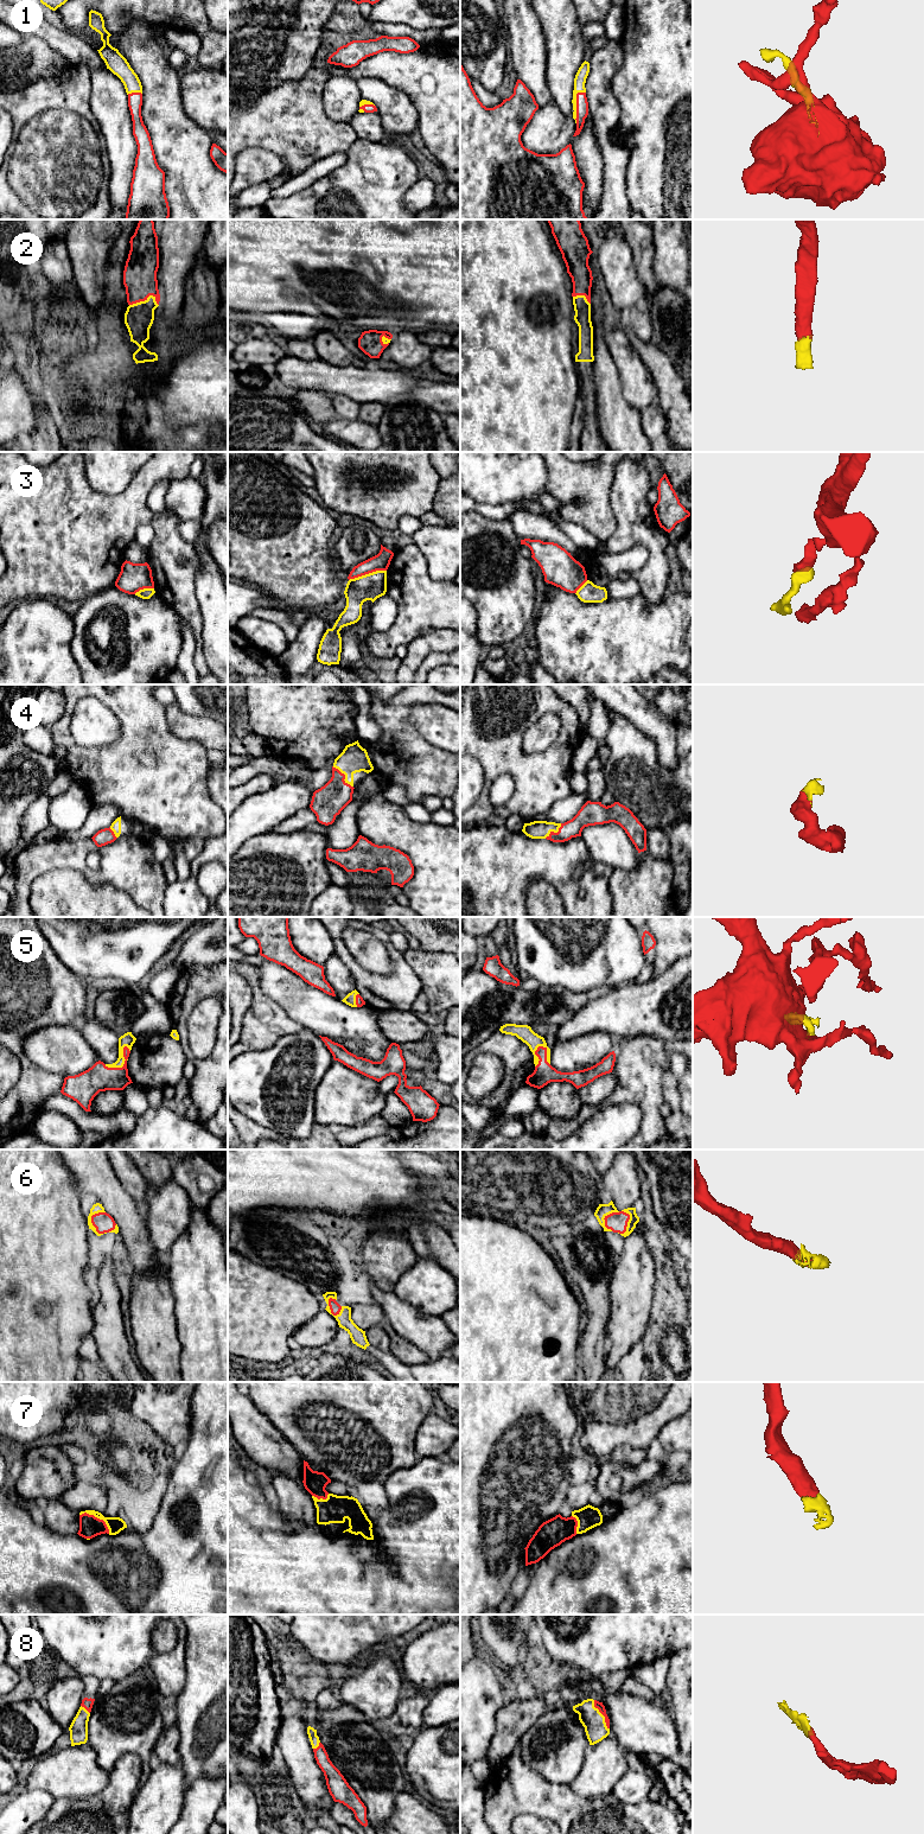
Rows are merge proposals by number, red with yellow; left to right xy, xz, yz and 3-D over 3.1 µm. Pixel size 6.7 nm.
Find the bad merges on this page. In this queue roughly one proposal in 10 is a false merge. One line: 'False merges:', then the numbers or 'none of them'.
False merges: 3

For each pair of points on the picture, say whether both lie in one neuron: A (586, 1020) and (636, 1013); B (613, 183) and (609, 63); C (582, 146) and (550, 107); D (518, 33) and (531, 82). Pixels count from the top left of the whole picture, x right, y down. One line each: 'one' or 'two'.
A: one
B: one
C: two
D: one

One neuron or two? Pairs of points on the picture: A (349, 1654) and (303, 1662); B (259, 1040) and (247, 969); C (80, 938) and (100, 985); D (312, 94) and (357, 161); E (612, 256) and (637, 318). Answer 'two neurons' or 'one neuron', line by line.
A: two neurons
B: one neuron
C: two neurons
D: two neurons
E: one neuron

